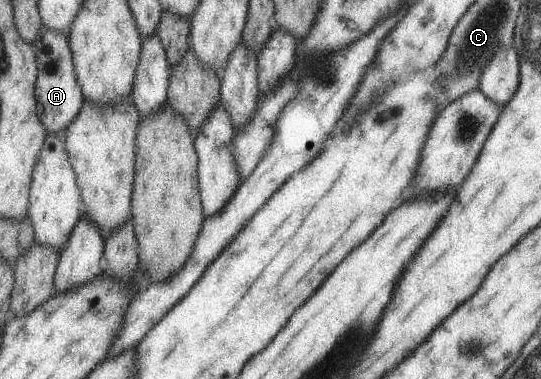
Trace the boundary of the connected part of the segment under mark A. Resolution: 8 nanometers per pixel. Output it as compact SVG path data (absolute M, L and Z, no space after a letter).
M42 25L38 29L38 37L35 37L31 45L36 58L37 75L33 91L38 119L46 133L61 135L66 125L70 125L70 121L74 119L74 115L78 115L84 103L82 91L74 73L67 34L54 31L54 29L46 29Z

